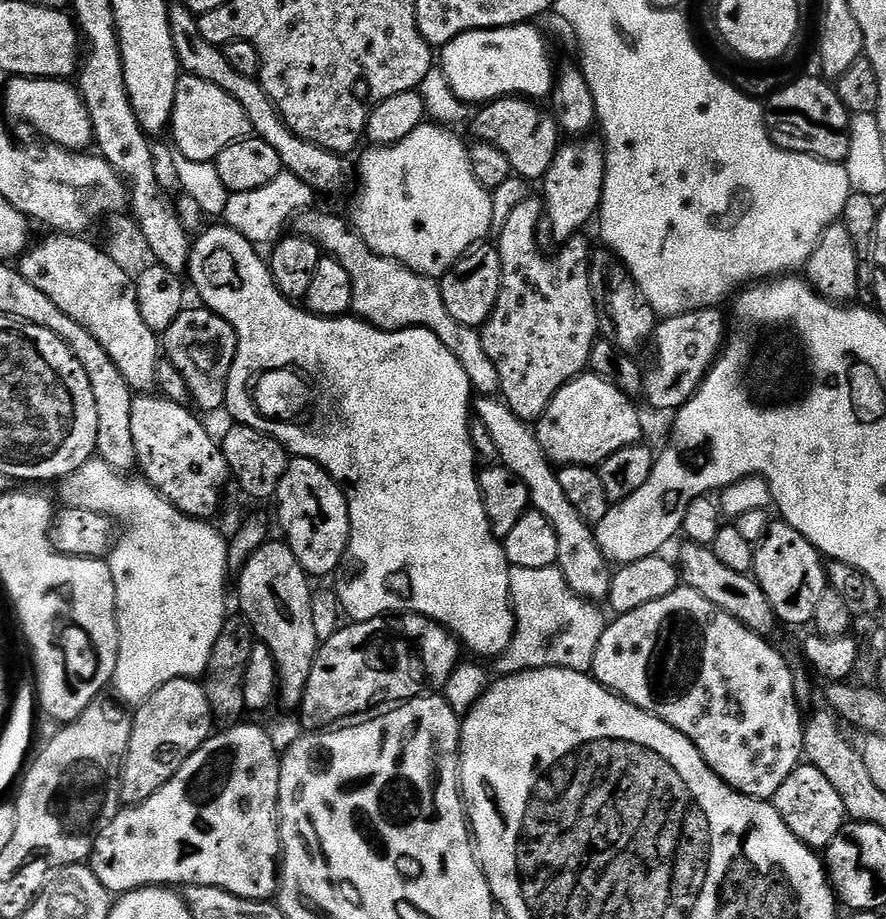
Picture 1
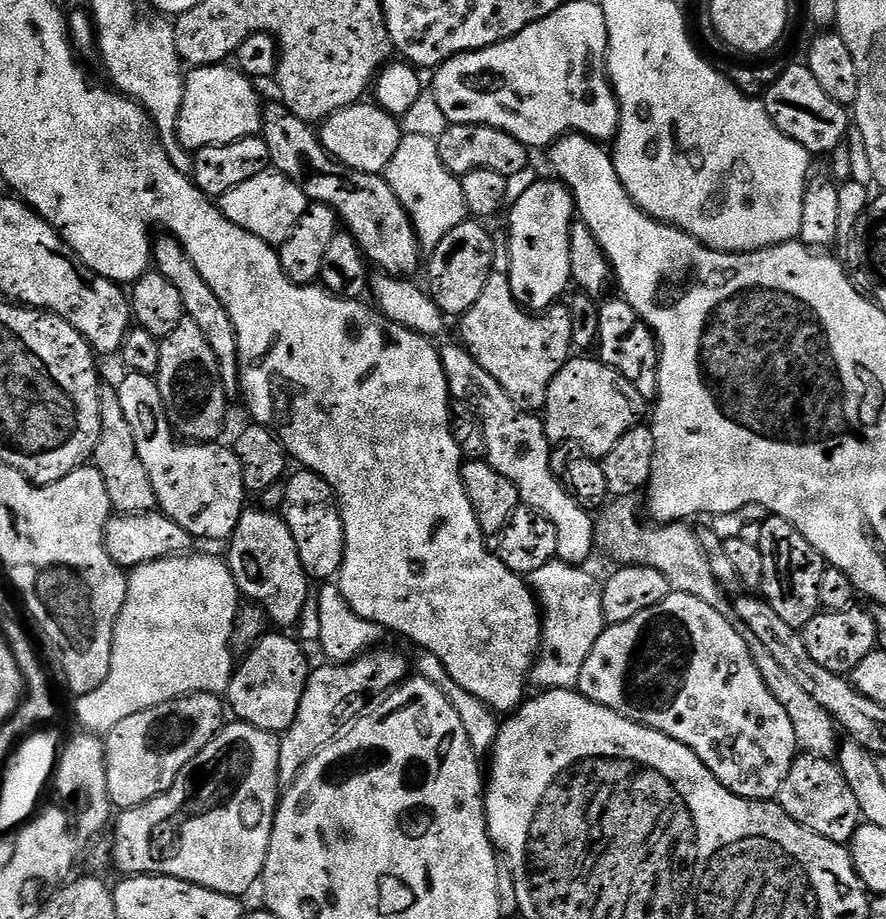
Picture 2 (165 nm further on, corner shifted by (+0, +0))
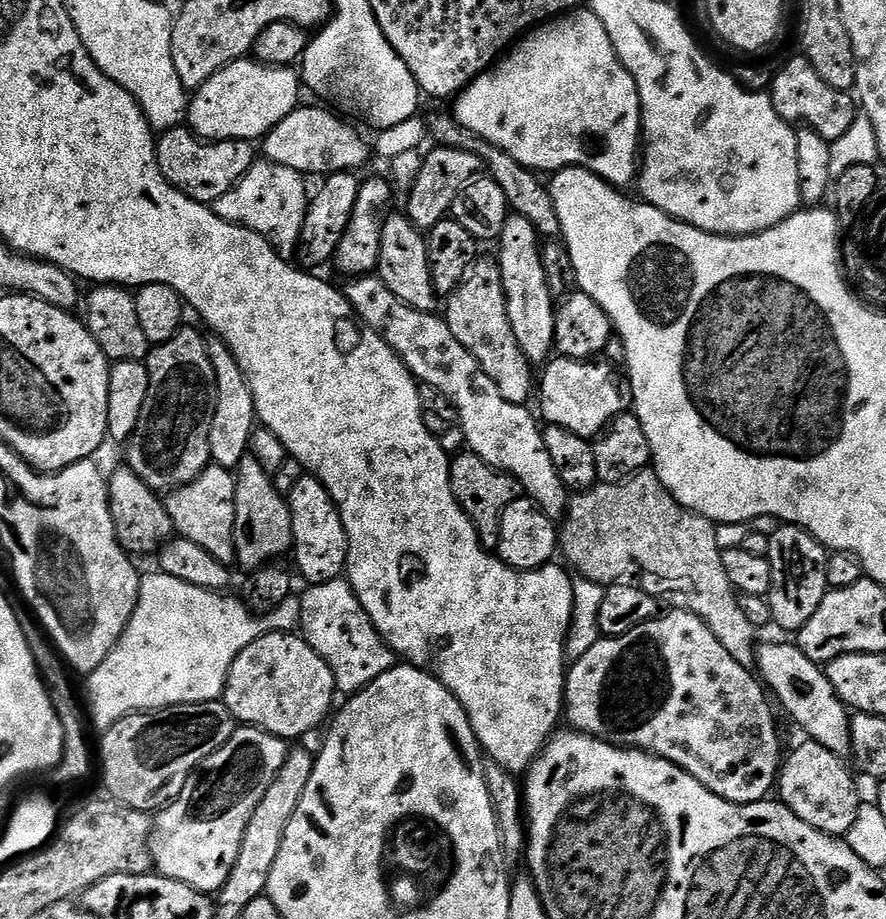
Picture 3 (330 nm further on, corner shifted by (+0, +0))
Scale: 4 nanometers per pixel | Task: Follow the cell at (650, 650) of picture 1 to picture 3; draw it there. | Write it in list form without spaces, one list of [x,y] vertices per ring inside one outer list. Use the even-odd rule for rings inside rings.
[[[687,610],[666,612],[658,614],[653,620],[647,620],[634,626],[634,630],[621,636],[603,637],[594,646],[590,646],[590,650],[586,650],[586,654],[582,654],[582,658],[574,661],[567,669],[564,685],[566,720],[572,723],[569,725],[575,731],[584,732],[598,740],[604,740],[607,744],[615,744],[618,748],[638,748],[641,752],[649,752],[651,756],[660,756],[664,760],[669,760],[671,764],[678,766],[686,774],[698,778],[698,782],[702,782],[702,786],[706,786],[706,790],[710,790],[718,798],[728,800],[732,804],[756,804],[759,800],[769,799],[771,792],[768,791],[771,788],[773,791],[777,787],[782,763],[780,732],[776,729],[775,718],[772,717],[773,705],[770,703],[769,693],[763,683],[745,665],[730,658],[726,646],[722,646],[722,642],[718,642],[718,638],[714,638],[714,634],[706,626],[706,622],[702,622],[693,612]]]

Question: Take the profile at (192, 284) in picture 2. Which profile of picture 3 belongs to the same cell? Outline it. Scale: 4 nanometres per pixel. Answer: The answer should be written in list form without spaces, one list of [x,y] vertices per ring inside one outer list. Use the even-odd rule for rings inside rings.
[[[219,338],[207,341],[210,366],[214,366],[216,379],[216,405],[214,418],[210,422],[210,460],[211,463],[229,470],[240,467],[242,458],[249,455],[252,434],[257,427],[254,394],[250,394],[250,386],[244,377],[242,366],[238,366],[238,358],[226,346],[226,342]]]

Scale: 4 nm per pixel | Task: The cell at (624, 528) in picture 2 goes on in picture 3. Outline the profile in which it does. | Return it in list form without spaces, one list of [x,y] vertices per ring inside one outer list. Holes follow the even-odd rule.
[[[645,470],[620,484],[597,483],[594,488],[575,493],[558,528],[558,548],[577,577],[605,586],[617,583],[616,559],[660,580],[688,584],[684,588],[687,611],[706,622],[714,638],[726,646],[730,658],[752,666],[756,663],[758,630],[742,614],[740,596],[726,578],[716,530],[713,521],[681,506],[662,486],[656,471]]]

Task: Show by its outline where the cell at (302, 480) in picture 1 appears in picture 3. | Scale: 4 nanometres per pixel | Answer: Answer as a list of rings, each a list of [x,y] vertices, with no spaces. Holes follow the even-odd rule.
[[[306,474],[298,478],[294,490],[290,490],[286,499],[292,519],[295,571],[300,571],[308,579],[309,585],[341,579],[348,567],[348,535],[342,526],[340,511],[336,509],[336,503],[330,498],[326,486],[322,486],[315,476]]]

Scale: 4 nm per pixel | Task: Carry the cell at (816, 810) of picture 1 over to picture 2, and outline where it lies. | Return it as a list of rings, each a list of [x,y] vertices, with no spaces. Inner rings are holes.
[[[797,755],[786,782],[782,782],[778,803],[794,822],[835,844],[847,845],[862,823],[858,798],[854,798],[850,782],[840,772],[839,763],[826,756]]]

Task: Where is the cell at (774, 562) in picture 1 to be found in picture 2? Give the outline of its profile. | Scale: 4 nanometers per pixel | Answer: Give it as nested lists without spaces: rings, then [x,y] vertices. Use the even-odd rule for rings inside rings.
[[[769,515],[762,524],[762,542],[760,553],[764,558],[763,595],[770,607],[776,611],[778,618],[792,628],[803,630],[821,611],[820,587],[826,561],[820,551],[803,534],[781,516]]]

